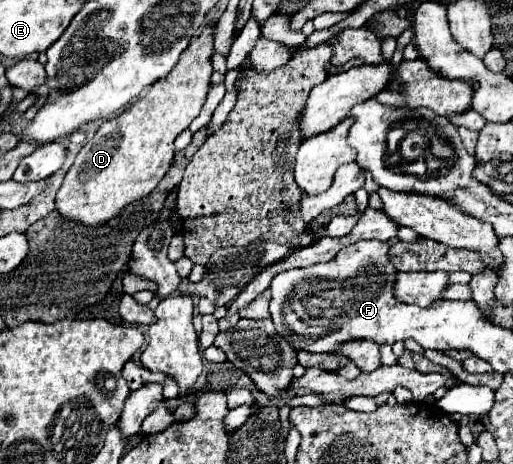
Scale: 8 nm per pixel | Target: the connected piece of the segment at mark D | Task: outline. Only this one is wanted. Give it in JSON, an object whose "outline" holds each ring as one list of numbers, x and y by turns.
{"outline":[[205,28,167,76,149,86,125,112,101,124,97,134,77,154,57,192,55,206,63,218,85,226,101,226,117,218,131,202,145,198,161,182,173,164,175,138,189,128,205,104,213,72,211,54,213,28]]}

